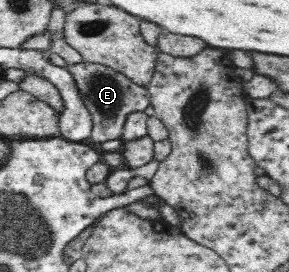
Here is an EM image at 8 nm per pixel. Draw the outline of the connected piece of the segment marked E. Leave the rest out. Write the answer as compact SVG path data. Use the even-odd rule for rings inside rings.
M83 61L78 65L67 65L68 71L76 78L76 84L84 96L84 102L92 113L94 125L92 127L92 141L104 143L109 139L122 138L123 125L126 116L133 111L142 111L151 104L149 91L146 87L136 85L119 71L111 67L104 67L97 63Z

